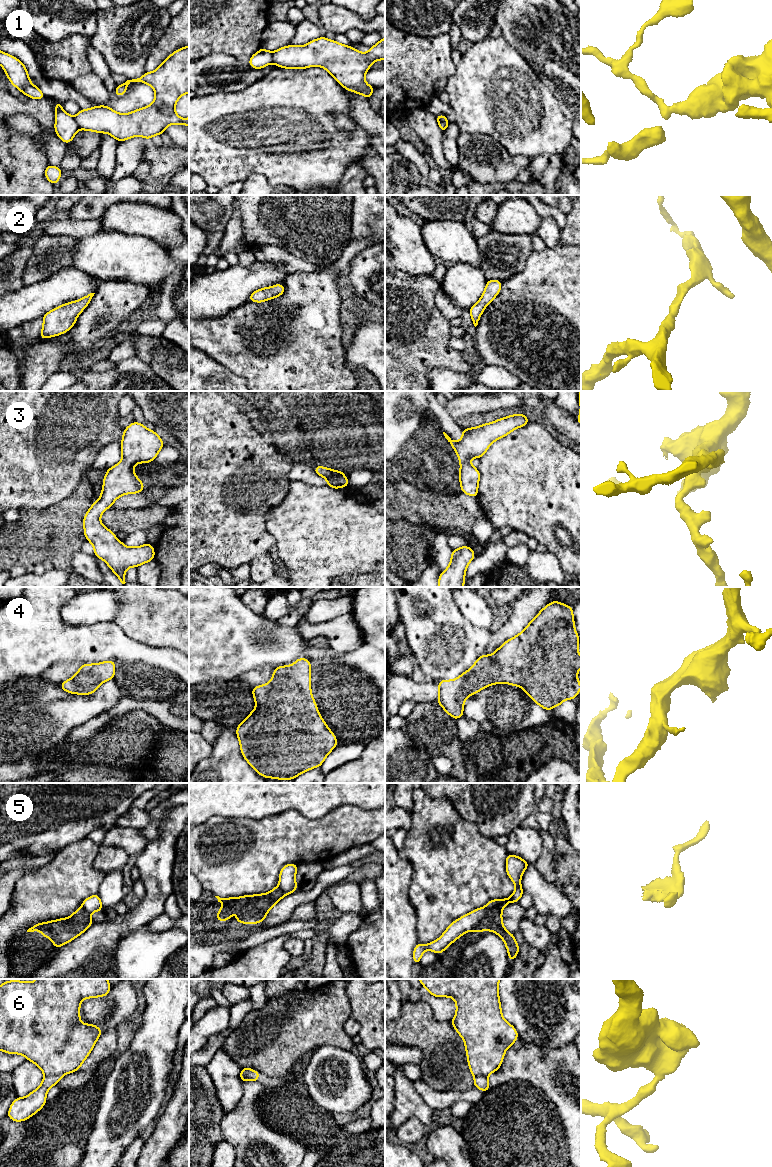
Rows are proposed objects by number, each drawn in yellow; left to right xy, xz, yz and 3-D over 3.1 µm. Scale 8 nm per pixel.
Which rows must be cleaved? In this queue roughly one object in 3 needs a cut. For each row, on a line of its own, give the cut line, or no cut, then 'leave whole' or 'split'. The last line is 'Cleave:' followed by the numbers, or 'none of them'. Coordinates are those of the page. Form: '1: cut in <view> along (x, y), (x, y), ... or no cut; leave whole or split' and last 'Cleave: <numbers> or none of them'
1: cut in xy along (73, 117), (79, 128); split
2: no cut; leave whole
3: no cut; leave whole
4: no cut; leave whole
5: cut in yz along (508, 901), (502, 901), (493, 908), (482, 919), (478, 931); split
6: cut in xy along (45, 1074), (62, 1075); split
Cleave: 1, 5, 6

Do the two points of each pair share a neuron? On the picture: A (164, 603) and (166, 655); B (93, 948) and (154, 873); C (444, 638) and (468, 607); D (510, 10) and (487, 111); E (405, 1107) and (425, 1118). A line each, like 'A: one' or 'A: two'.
A: two
B: one
C: two
D: two
E: one

